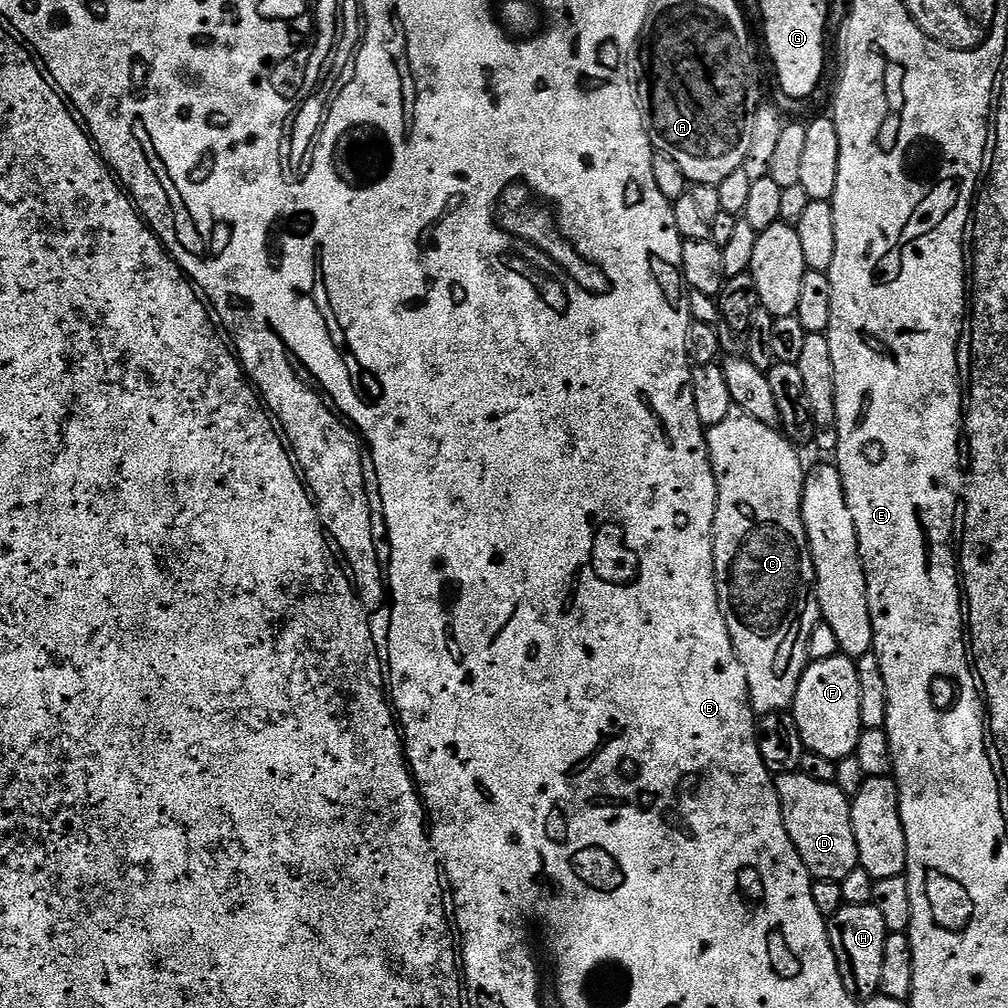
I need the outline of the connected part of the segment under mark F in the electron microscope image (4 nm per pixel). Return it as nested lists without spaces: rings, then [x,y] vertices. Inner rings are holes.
[[[837,654],[825,660],[813,659],[804,669],[790,711],[798,722],[798,730],[809,753],[837,762],[855,753],[860,735],[865,729],[856,665],[857,661],[853,657]]]

